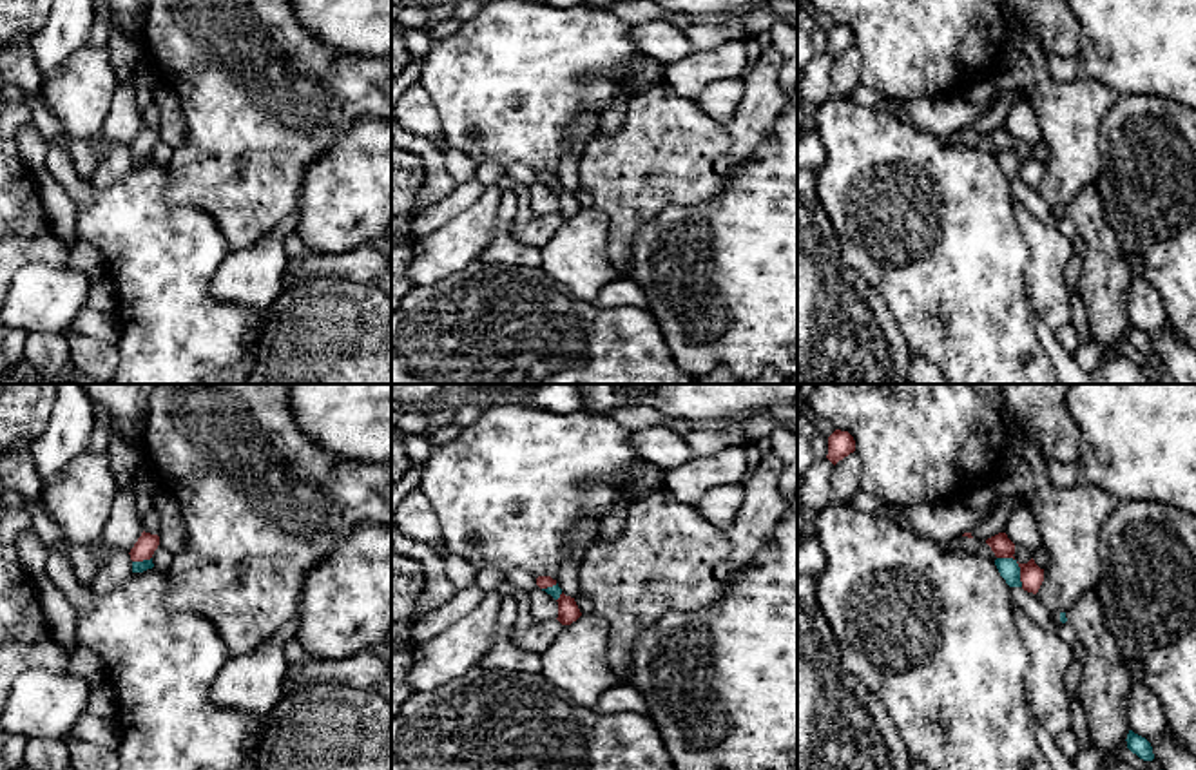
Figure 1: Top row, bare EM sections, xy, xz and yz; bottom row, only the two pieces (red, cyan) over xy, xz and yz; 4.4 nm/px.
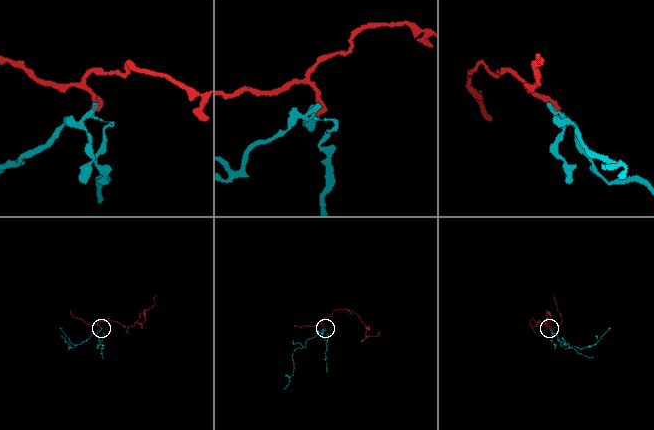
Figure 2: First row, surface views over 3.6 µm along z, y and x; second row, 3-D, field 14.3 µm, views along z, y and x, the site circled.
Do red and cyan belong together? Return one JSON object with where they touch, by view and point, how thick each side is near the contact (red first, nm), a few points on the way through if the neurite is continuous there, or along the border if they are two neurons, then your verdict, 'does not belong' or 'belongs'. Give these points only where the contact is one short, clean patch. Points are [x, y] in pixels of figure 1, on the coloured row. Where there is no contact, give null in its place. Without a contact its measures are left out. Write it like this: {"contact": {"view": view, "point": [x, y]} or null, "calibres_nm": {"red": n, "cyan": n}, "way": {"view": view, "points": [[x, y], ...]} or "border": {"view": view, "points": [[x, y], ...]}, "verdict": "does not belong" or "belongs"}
{"contact": {"view": "yz", "point": [1019, 566]}, "calibres_nm": {"red": 110, "cyan": 90}, "way": {"view": "yz", "points": [[1032, 577], [1019, 566], [1008, 567]]}, "verdict": "belongs"}

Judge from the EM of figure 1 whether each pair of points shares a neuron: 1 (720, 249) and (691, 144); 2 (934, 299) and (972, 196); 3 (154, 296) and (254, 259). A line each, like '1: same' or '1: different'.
1: different
2: same
3: different

